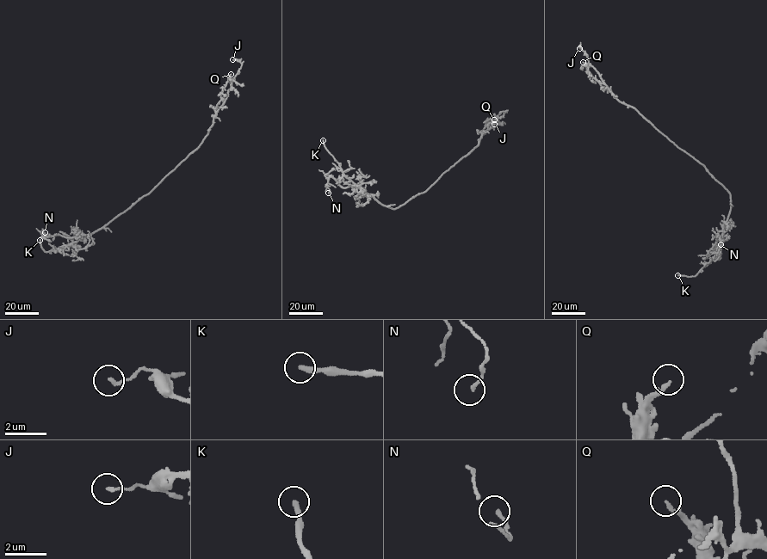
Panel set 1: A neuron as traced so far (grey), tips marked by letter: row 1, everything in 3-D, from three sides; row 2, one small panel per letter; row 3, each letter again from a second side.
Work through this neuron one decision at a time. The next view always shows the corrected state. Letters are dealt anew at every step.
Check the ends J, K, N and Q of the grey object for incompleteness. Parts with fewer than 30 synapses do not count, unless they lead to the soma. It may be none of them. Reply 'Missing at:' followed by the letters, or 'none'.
Missing at: K

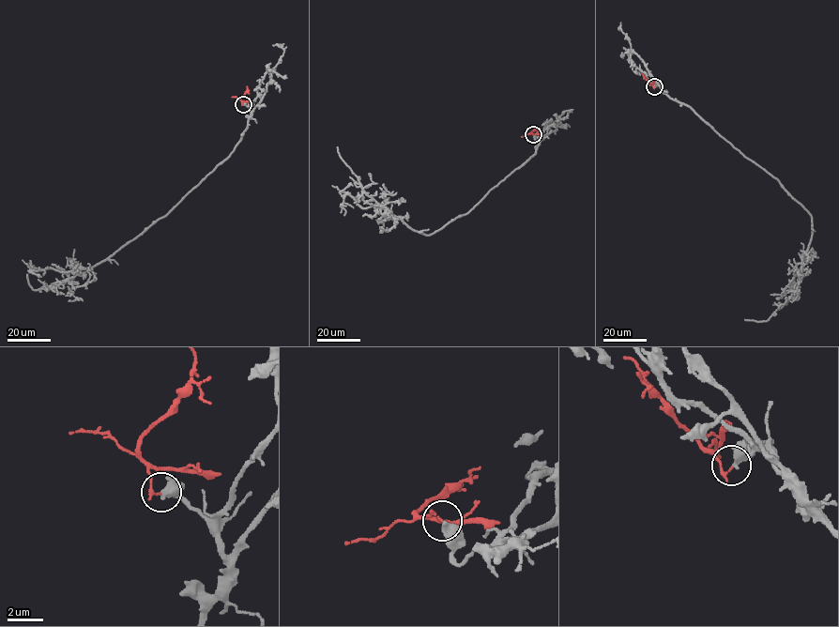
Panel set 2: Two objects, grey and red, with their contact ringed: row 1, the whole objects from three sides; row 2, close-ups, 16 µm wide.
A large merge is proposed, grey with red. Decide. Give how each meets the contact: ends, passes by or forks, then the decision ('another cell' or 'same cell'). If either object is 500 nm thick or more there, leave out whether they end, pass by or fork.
grey ends there; red ends there; another cell

